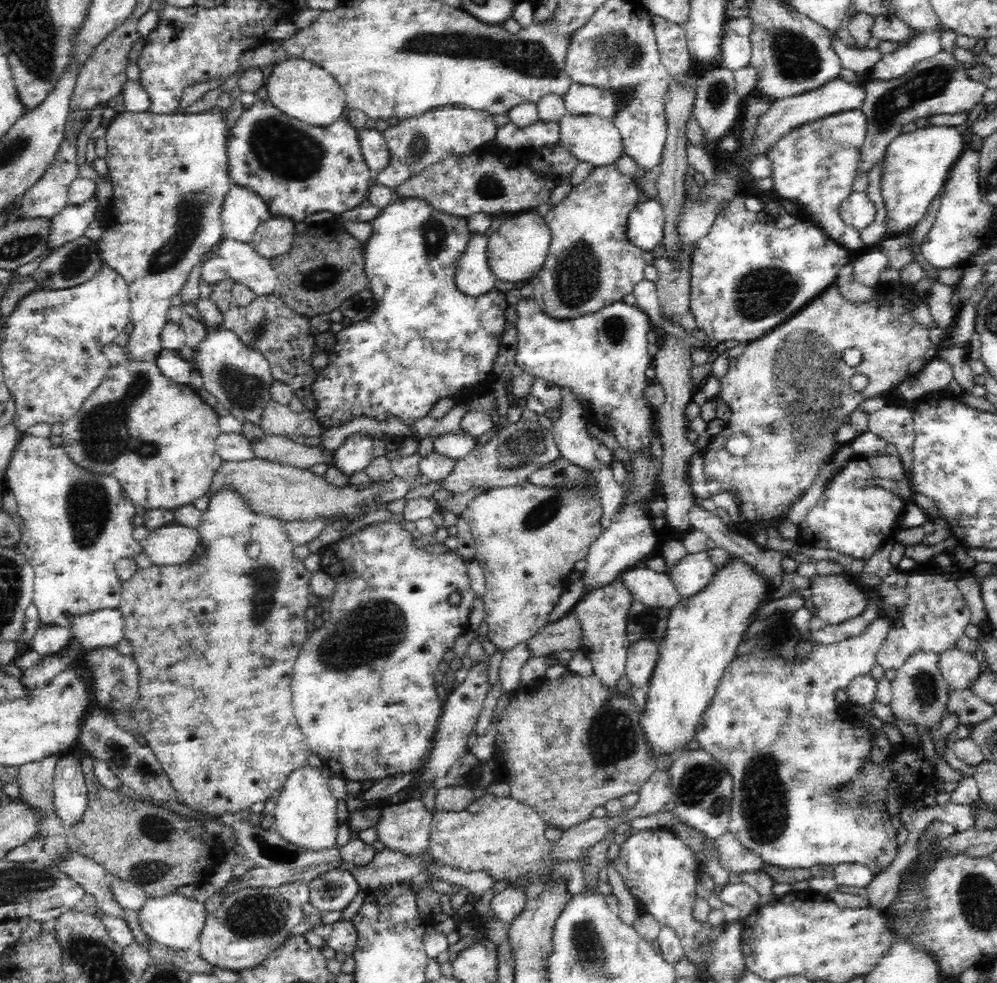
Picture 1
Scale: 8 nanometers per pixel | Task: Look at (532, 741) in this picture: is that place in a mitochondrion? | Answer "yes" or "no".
no

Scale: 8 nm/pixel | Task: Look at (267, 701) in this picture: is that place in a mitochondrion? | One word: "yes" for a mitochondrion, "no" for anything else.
no

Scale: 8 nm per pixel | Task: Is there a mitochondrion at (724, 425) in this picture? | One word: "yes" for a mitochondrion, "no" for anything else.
no

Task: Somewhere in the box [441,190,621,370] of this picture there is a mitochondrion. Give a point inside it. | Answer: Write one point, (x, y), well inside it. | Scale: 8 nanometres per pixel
(576, 279)

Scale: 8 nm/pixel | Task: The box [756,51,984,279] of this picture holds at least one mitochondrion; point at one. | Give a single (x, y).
(934, 80)

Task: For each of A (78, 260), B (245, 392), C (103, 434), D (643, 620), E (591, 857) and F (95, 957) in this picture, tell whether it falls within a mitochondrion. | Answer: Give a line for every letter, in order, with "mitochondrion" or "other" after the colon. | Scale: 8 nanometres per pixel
A: mitochondrion
B: mitochondrion
C: mitochondrion
D: mitochondrion
E: other
F: mitochondrion

